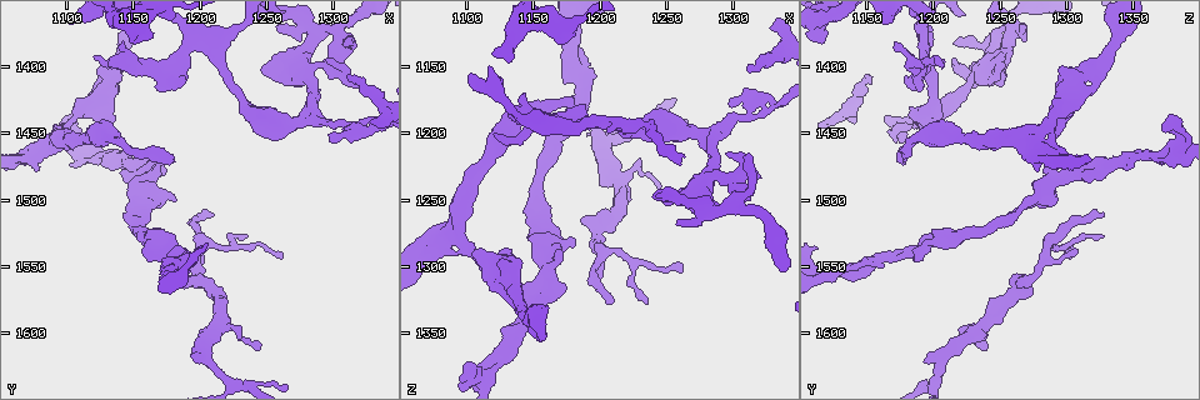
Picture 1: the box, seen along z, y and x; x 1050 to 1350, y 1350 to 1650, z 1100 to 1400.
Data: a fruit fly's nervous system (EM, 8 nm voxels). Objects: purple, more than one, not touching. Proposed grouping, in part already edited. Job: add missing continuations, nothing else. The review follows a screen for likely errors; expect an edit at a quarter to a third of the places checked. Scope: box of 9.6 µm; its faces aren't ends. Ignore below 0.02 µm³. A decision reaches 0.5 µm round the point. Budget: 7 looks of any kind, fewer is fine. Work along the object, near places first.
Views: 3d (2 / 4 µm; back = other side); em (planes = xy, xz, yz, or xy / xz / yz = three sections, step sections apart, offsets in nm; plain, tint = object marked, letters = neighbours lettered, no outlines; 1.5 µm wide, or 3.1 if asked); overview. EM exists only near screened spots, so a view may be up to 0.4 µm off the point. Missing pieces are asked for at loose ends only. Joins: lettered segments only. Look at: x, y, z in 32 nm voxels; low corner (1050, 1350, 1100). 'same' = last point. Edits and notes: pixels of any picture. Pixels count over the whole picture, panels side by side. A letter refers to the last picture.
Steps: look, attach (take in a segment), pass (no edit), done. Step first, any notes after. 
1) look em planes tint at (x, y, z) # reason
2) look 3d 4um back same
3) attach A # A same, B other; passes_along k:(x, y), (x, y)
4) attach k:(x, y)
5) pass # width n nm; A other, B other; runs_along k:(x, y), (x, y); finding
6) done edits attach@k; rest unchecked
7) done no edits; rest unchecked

look em planes letters at (1128, 1418, 1322) # free end

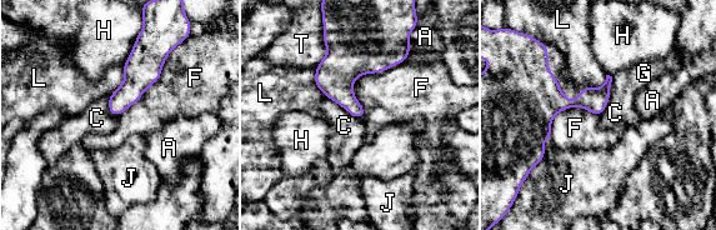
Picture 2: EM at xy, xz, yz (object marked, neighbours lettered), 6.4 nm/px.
pass # A other, C other, F other, G other, H other, J other, L other, T other; border 2:(599, 114), (569, 106), (550, 136); no lettered segment goes on from it

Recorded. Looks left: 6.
look em planes letters at (1244, 1612, 1240) # branch stops here

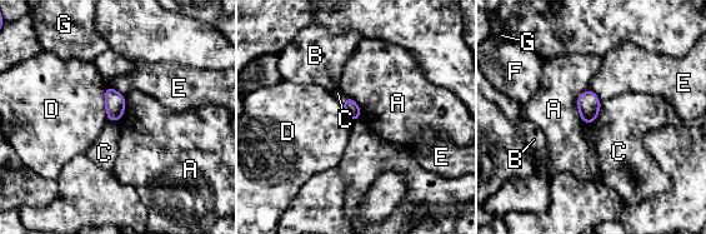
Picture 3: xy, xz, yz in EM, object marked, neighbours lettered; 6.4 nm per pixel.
pass # A other, B other, C other, D other, E other, F other, G other; no lettered segment goes on from it

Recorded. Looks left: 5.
look em xy step 4 letters at (1310, 1406, 1150) # branch stops here

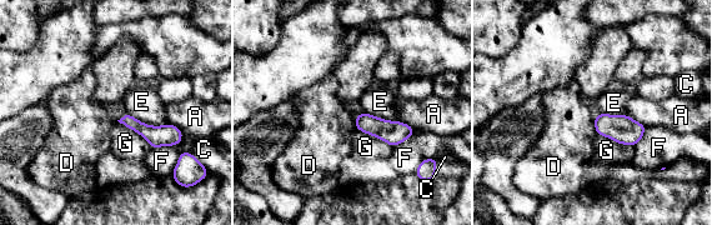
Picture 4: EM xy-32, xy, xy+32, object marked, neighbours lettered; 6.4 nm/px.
pass # A other, C other, D other, E other, F other, G other; runs_along 4:(124, 120), (154, 135), (179, 136); no lettered segment goes on from it

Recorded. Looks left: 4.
done no edits; rest unchecked

